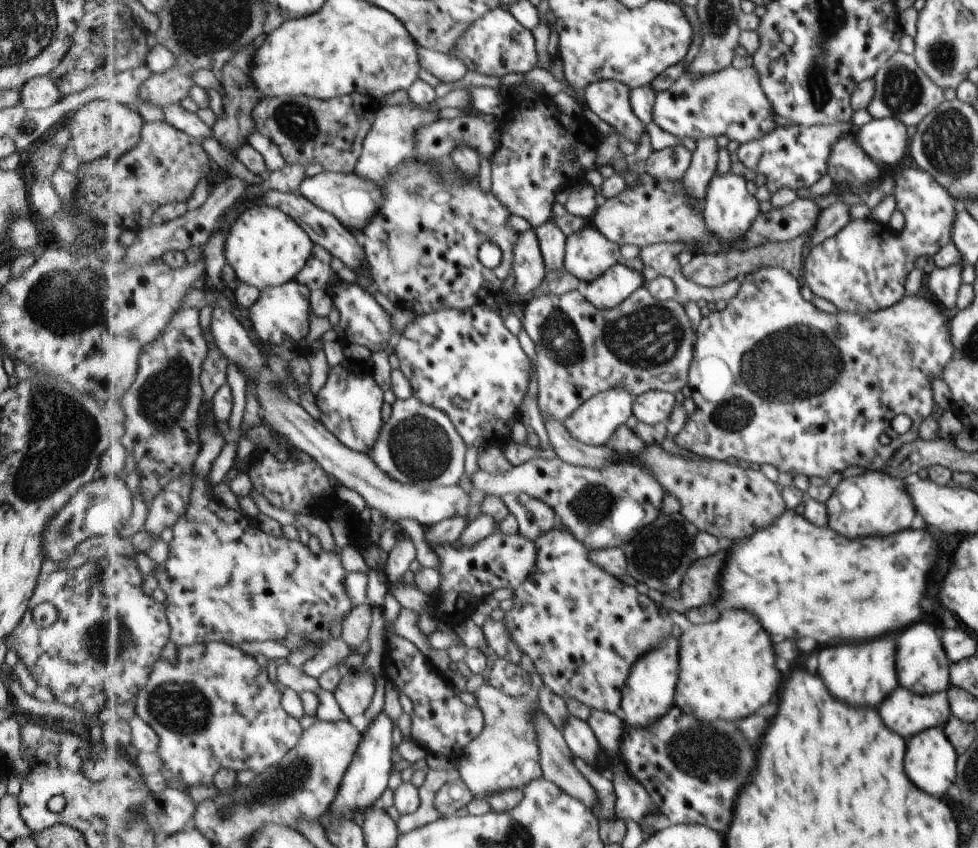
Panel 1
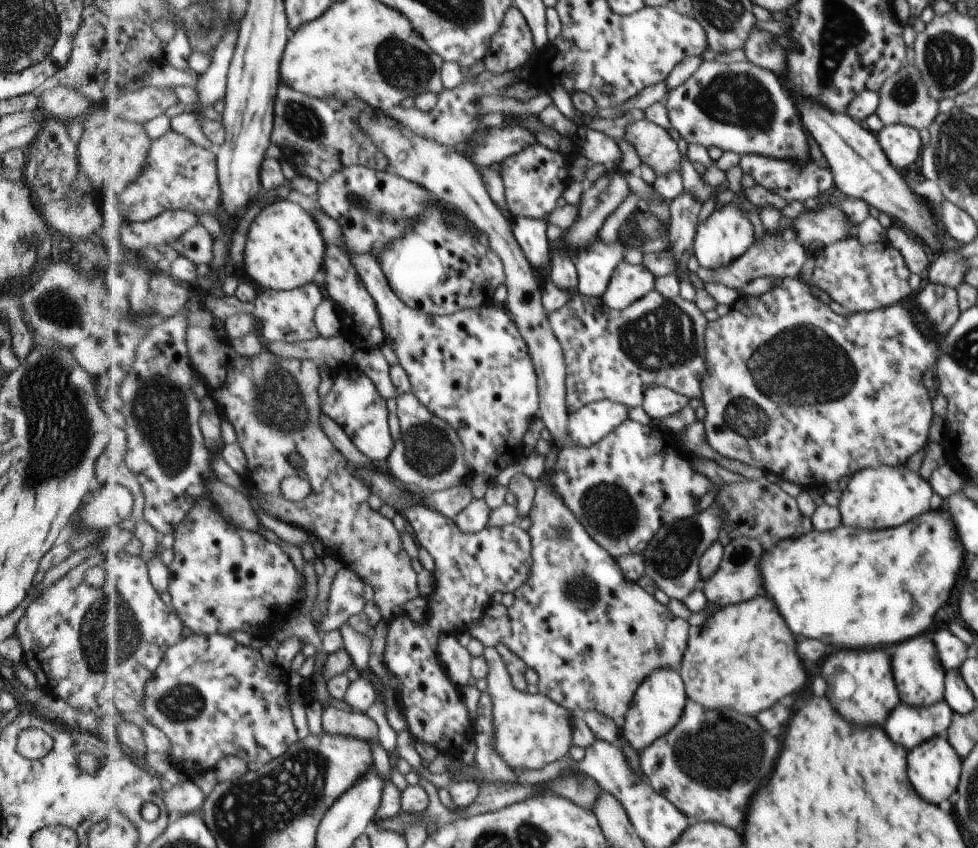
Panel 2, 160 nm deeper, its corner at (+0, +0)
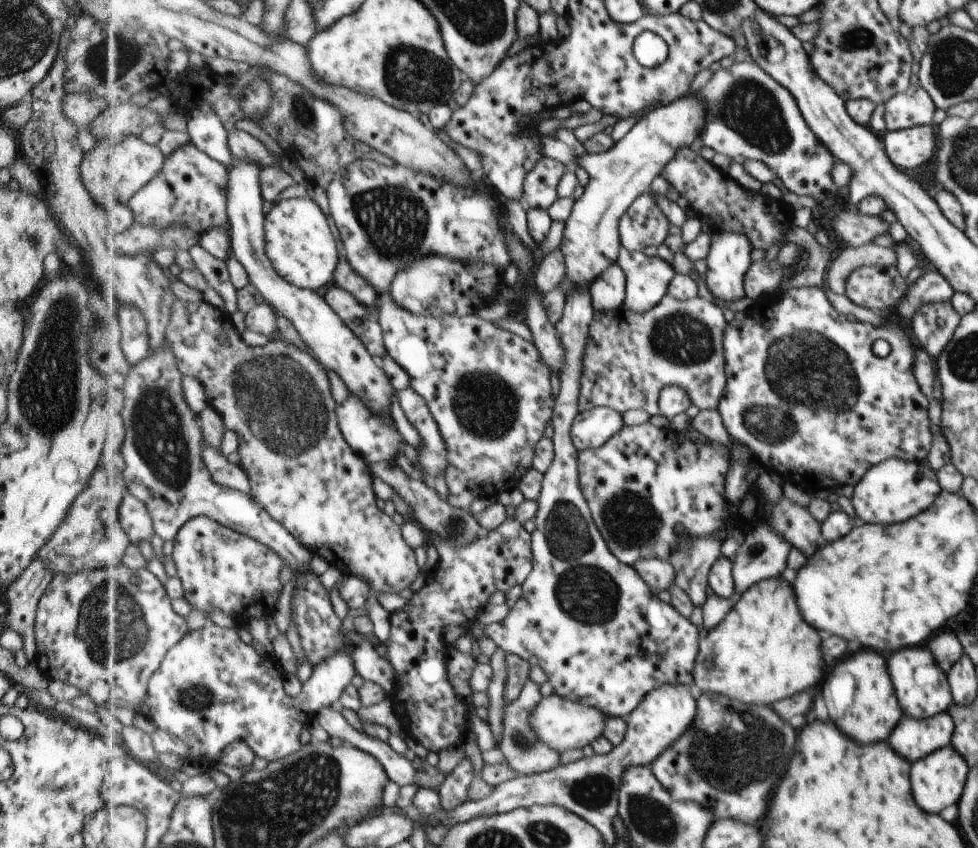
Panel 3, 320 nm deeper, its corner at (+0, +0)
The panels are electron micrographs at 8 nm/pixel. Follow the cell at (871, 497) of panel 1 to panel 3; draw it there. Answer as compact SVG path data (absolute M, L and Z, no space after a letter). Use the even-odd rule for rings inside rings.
M892 458L877 463L865 472L860 482L853 487L851 501L858 522L893 524L925 511L940 489L936 474L927 462Z

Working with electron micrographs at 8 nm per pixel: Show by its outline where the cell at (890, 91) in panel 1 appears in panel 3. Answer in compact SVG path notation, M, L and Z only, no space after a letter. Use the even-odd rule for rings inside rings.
M917 84L911 86L897 96L889 99L884 106L884 129L886 131L896 131L919 125L932 125L931 117L935 112L936 106L933 104L929 95Z

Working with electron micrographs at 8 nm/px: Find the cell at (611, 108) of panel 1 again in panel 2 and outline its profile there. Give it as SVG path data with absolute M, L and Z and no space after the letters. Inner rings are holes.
M646 118L629 125L625 139L637 149L642 162L655 174L668 175L681 172L683 154L679 150L674 132Z

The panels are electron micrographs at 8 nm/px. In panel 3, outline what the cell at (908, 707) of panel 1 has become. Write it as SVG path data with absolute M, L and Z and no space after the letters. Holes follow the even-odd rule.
M939 713L929 719L912 719L902 715L887 740L899 756L915 763L950 744L954 723L950 713Z

